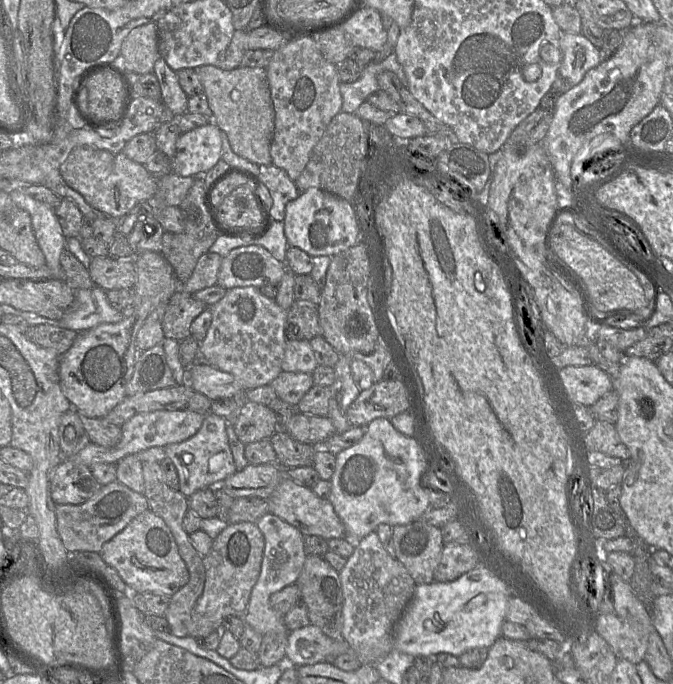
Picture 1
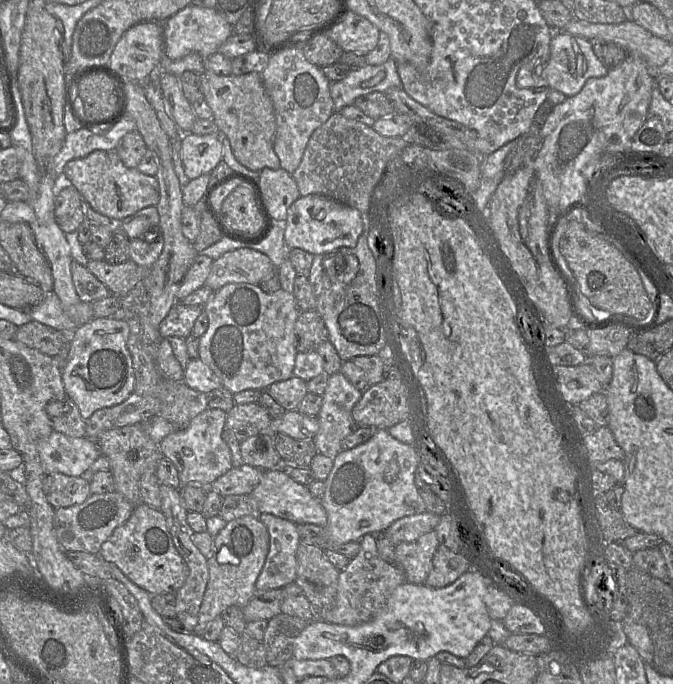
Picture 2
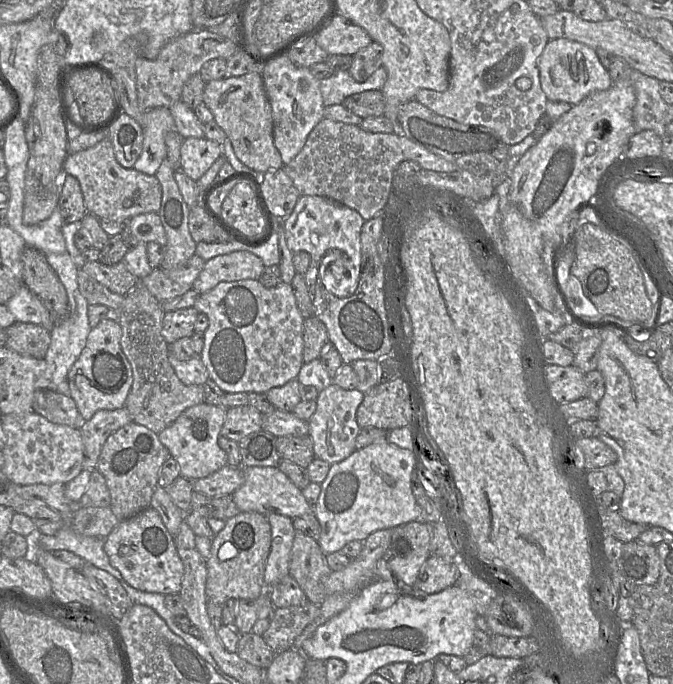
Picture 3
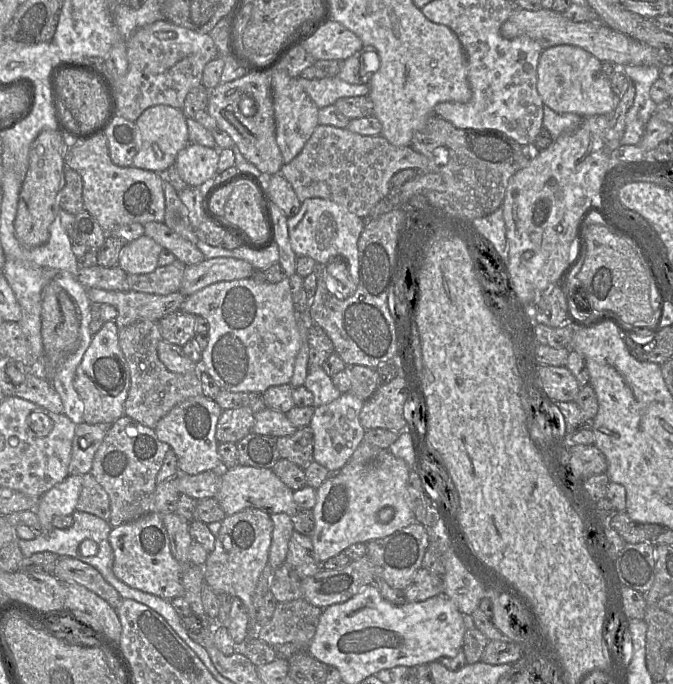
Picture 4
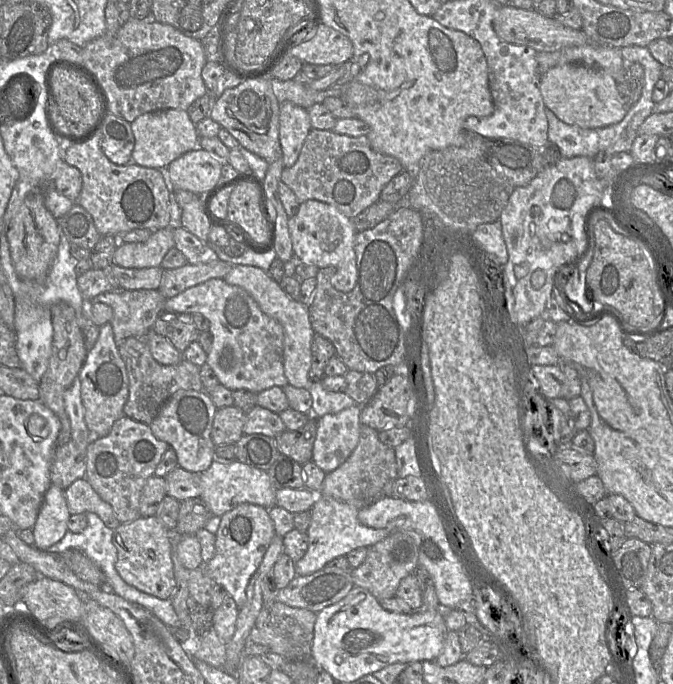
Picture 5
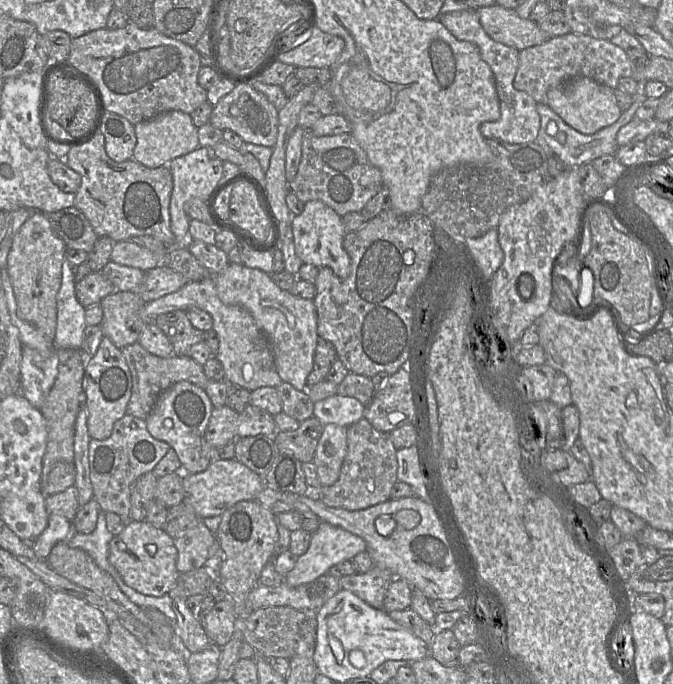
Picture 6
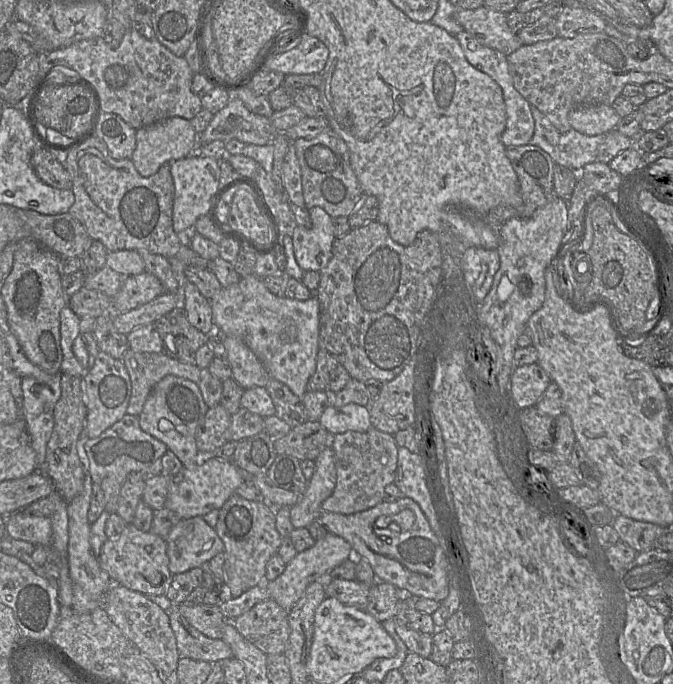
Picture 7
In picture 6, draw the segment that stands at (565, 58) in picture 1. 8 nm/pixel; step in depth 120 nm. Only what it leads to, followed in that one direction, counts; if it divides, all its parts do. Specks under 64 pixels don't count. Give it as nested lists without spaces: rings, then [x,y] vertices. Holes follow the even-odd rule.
[[[582,76],[551,88],[547,92],[547,105],[570,127],[585,135],[594,134],[614,124],[622,114],[612,88]]]

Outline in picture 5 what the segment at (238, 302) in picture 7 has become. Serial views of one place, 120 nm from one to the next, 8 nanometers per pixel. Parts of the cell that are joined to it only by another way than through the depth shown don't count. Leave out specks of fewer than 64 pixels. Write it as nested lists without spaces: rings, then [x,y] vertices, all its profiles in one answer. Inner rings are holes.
[[[233,265],[223,279],[227,284],[241,287],[247,291],[263,313],[280,322],[284,330],[283,362],[285,376],[290,385],[296,388],[309,389],[313,382],[309,377],[309,371],[312,365],[312,339],[315,332],[310,322],[308,306],[301,301],[290,298],[280,287],[280,284],[259,267]]]

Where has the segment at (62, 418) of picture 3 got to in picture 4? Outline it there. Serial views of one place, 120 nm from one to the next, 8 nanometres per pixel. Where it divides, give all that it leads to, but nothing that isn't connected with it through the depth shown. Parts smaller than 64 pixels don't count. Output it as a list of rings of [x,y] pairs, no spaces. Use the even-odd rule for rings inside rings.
[[[40,372],[29,373],[14,396],[33,402],[53,413],[63,413],[62,400],[51,382]]]

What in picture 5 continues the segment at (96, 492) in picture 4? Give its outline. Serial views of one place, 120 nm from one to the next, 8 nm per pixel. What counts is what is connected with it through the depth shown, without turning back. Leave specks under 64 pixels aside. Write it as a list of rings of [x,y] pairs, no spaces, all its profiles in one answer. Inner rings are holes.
[[[86,478],[74,481],[64,494],[70,515],[95,513],[111,530],[121,524],[112,507],[99,497]]]

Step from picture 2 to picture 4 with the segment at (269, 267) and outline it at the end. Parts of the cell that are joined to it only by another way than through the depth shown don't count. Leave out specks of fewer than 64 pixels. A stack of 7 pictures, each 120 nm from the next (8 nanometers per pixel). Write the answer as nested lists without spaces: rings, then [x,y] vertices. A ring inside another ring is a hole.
[[[215,257],[186,265],[179,292],[186,297],[217,282],[250,278],[254,267],[245,260]]]

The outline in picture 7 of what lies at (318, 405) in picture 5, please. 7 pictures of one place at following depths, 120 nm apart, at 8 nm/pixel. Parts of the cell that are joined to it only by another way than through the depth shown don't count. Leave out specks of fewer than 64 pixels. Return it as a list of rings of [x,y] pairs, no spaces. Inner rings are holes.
[[[355,403],[341,407],[329,405],[318,421],[332,435],[346,431],[365,432],[372,426],[369,407]]]

